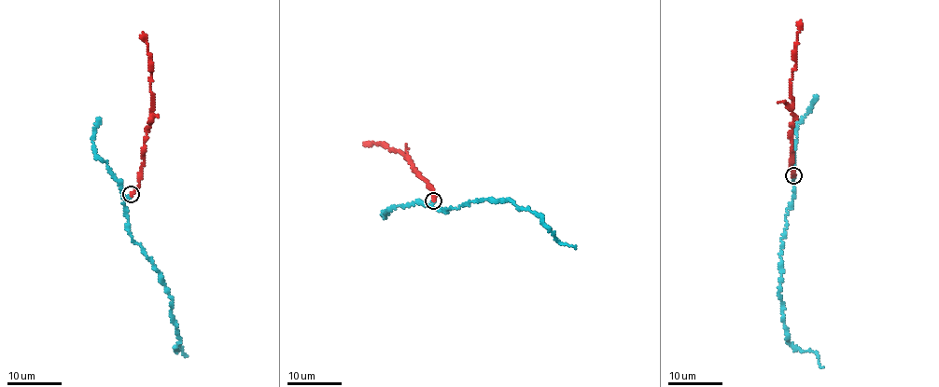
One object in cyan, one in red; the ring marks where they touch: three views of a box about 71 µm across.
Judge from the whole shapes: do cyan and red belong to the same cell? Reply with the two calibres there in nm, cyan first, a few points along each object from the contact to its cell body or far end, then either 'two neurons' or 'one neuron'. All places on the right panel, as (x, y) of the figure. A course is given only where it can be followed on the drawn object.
200 nm thick on the cyan side, 170 nm on the other; cyan runs (793, 175), (793, 205), (788, 212), (782, 242), (779, 297), (788, 341), (802, 351), (813, 352), (823, 368); red runs (793, 176), (790, 168), (791, 124), (794, 116), (791, 95), (800, 20); two neurons

